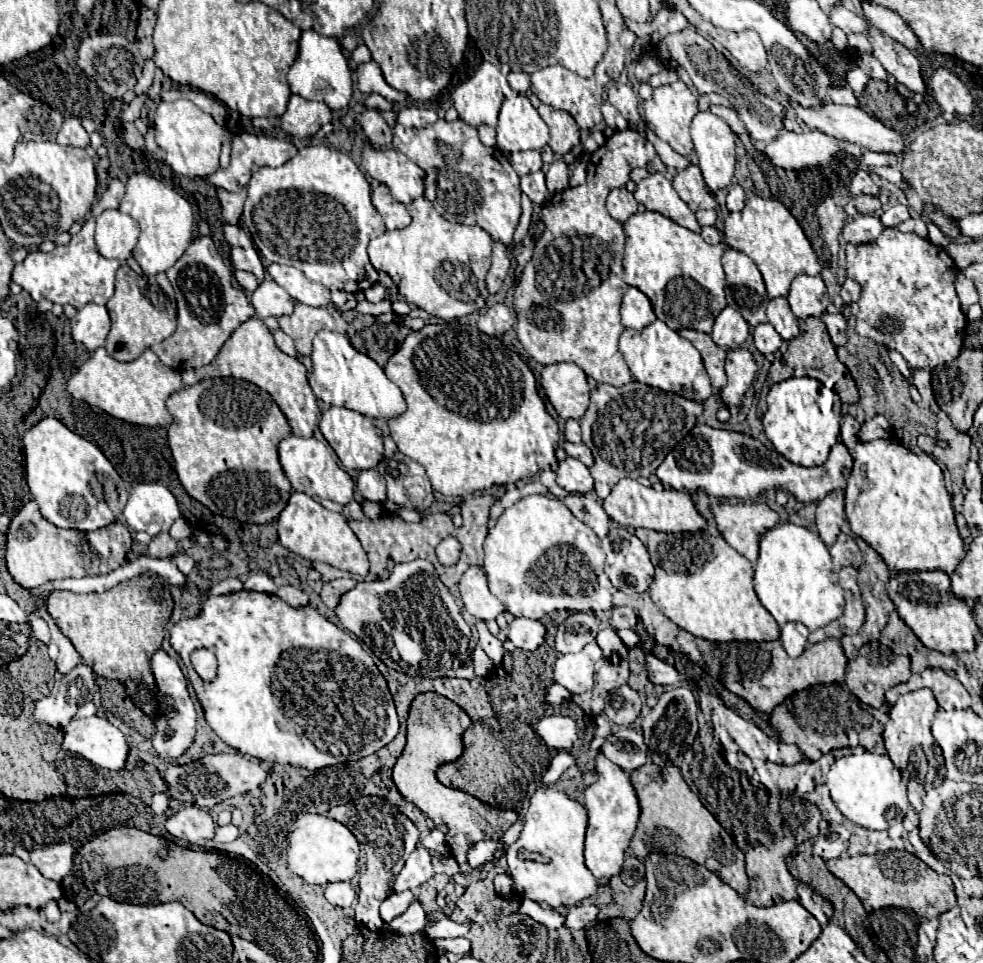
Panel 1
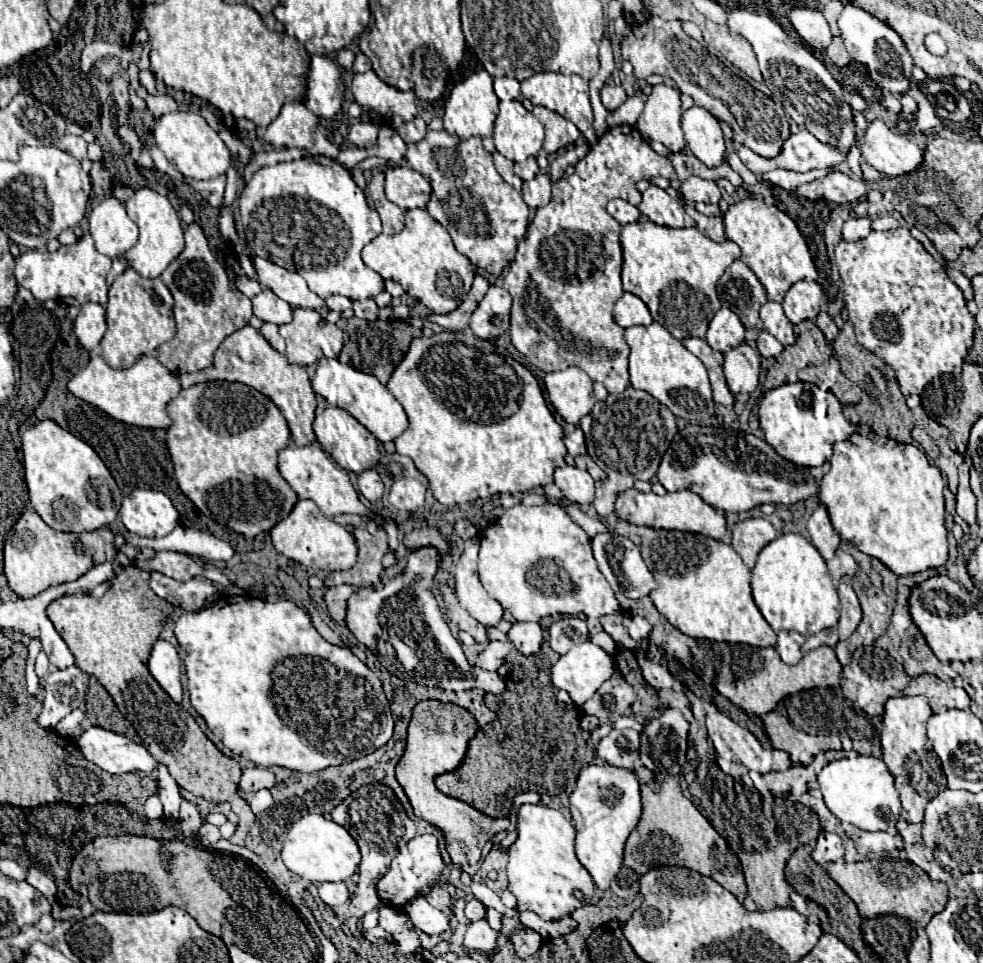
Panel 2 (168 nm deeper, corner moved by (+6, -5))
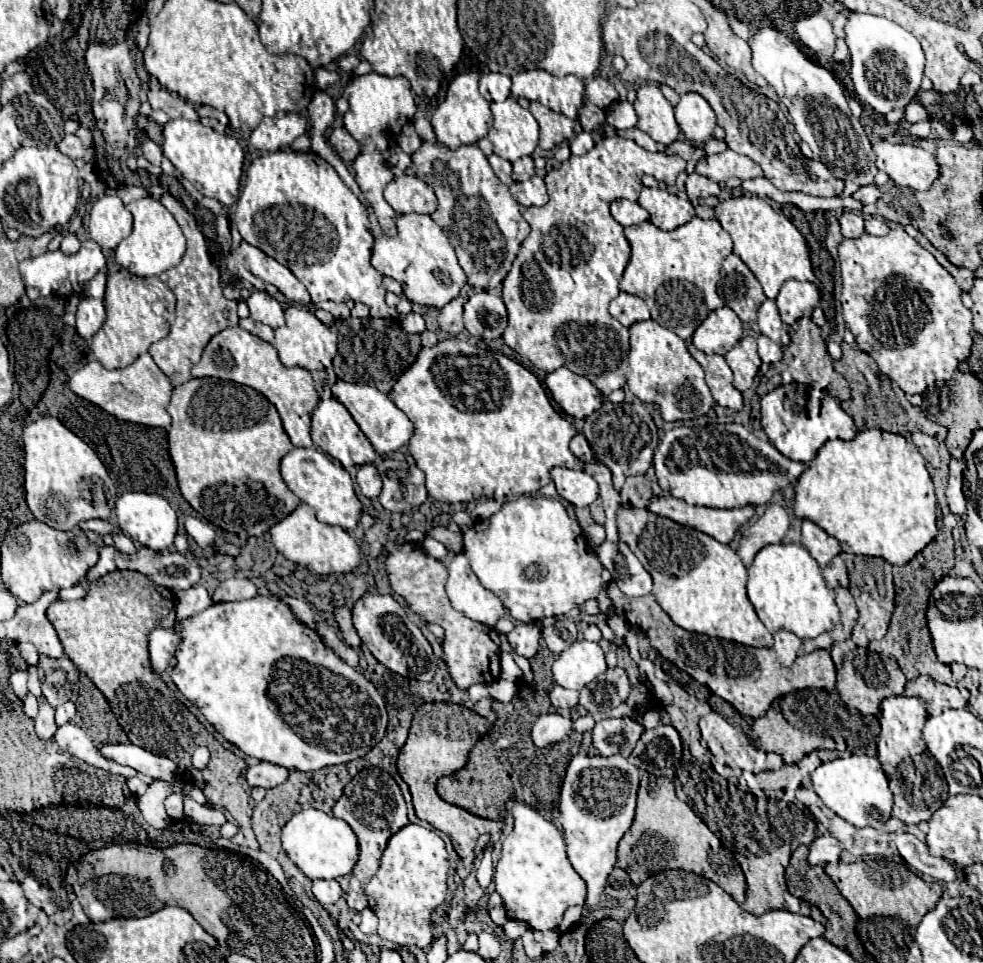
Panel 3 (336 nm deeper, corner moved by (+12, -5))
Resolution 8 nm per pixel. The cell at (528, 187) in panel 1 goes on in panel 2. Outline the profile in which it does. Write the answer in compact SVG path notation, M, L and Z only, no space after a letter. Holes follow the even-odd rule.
M538 174L534 180L524 182L522 198L530 208L540 208L550 202L550 178L548 174Z

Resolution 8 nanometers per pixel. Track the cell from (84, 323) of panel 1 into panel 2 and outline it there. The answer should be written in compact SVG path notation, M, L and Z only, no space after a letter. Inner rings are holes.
M88 302L80 308L78 318L74 320L74 334L78 342L88 350L96 350L102 336L106 332L106 318L104 318L104 308L100 304Z

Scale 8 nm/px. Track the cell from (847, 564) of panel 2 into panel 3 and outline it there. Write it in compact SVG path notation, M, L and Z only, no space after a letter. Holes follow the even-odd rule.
M836 556L826 568L824 568L824 578L826 578L826 584L830 588L836 588L836 586L844 586L848 588L848 574L846 574L846 564L840 556Z

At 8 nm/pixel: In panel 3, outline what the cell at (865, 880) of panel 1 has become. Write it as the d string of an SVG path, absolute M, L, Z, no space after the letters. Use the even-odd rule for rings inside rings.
M868 860L854 864L826 864L826 874L838 886L840 894L852 904L860 918L872 916L890 916L904 922L910 928L916 928L926 912L930 912L940 900L944 888L938 882L924 882L904 864L886 862L886 860Z

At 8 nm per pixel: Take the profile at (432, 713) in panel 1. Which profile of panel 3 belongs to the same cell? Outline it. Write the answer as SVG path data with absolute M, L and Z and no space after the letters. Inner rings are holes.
M436 702L436 704L422 704L412 720L410 736L406 744L400 748L398 756L398 772L404 778L404 782L410 786L414 810L420 820L430 822L436 830L444 832L452 844L454 850L466 869L473 870L473 862L476 857L474 848L480 834L492 834L498 836L504 828L504 822L486 820L480 816L474 816L454 804L444 802L436 792L436 780L446 774L454 774L468 762L470 748L490 730L490 722L476 714L474 710L468 710L460 704L448 704L448 702Z

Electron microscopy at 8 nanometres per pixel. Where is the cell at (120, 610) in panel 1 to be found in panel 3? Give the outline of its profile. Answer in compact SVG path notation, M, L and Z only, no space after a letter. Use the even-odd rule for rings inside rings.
M118 570L116 574L110 574L106 578L92 582L92 588L80 600L50 604L48 620L58 632L58 638L64 646L64 654L106 696L112 712L116 714L116 720L124 728L130 742L154 754L170 758L178 766L180 776L186 774L190 776L182 778L184 782L186 780L208 782L204 794L210 800L210 804L224 806L240 826L240 832L232 838L232 842L258 850L260 846L250 826L252 818L250 796L238 784L238 776L246 768L244 760L234 752L226 750L188 710L184 712L184 720L176 720L176 714L180 712L174 710L174 696L164 684L164 680L152 670L148 654L148 634L154 630L156 622L160 620L168 604L156 592L154 582L140 572ZM142 586L152 586L152 592L150 588ZM198 746L206 746L210 750L210 762L204 772L194 770L190 764L192 752Z

